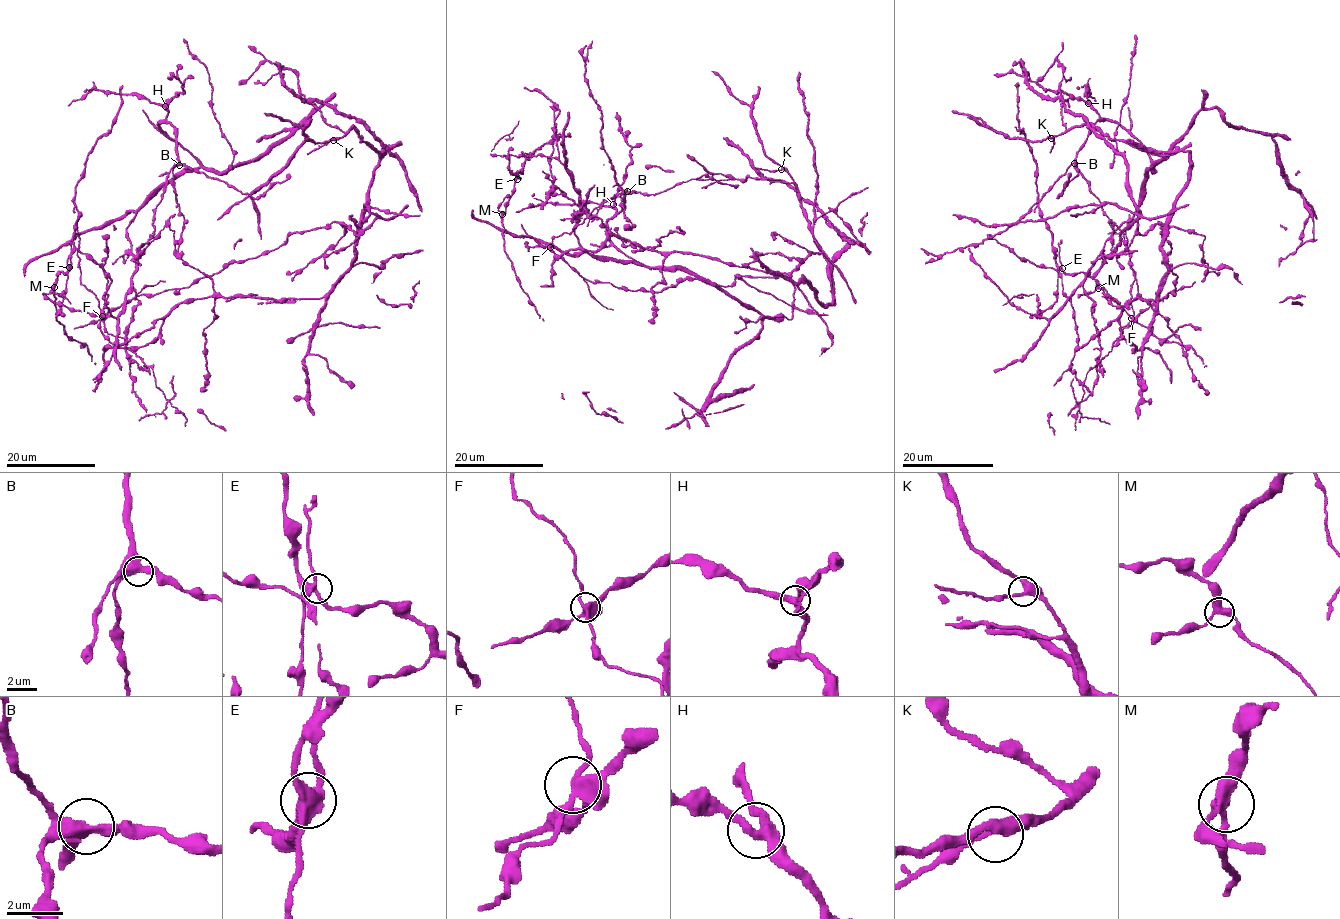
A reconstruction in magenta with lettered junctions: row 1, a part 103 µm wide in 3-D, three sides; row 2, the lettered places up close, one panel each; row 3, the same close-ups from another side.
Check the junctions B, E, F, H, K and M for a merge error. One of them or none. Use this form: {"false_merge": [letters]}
{"false_merge": ["F"]}

